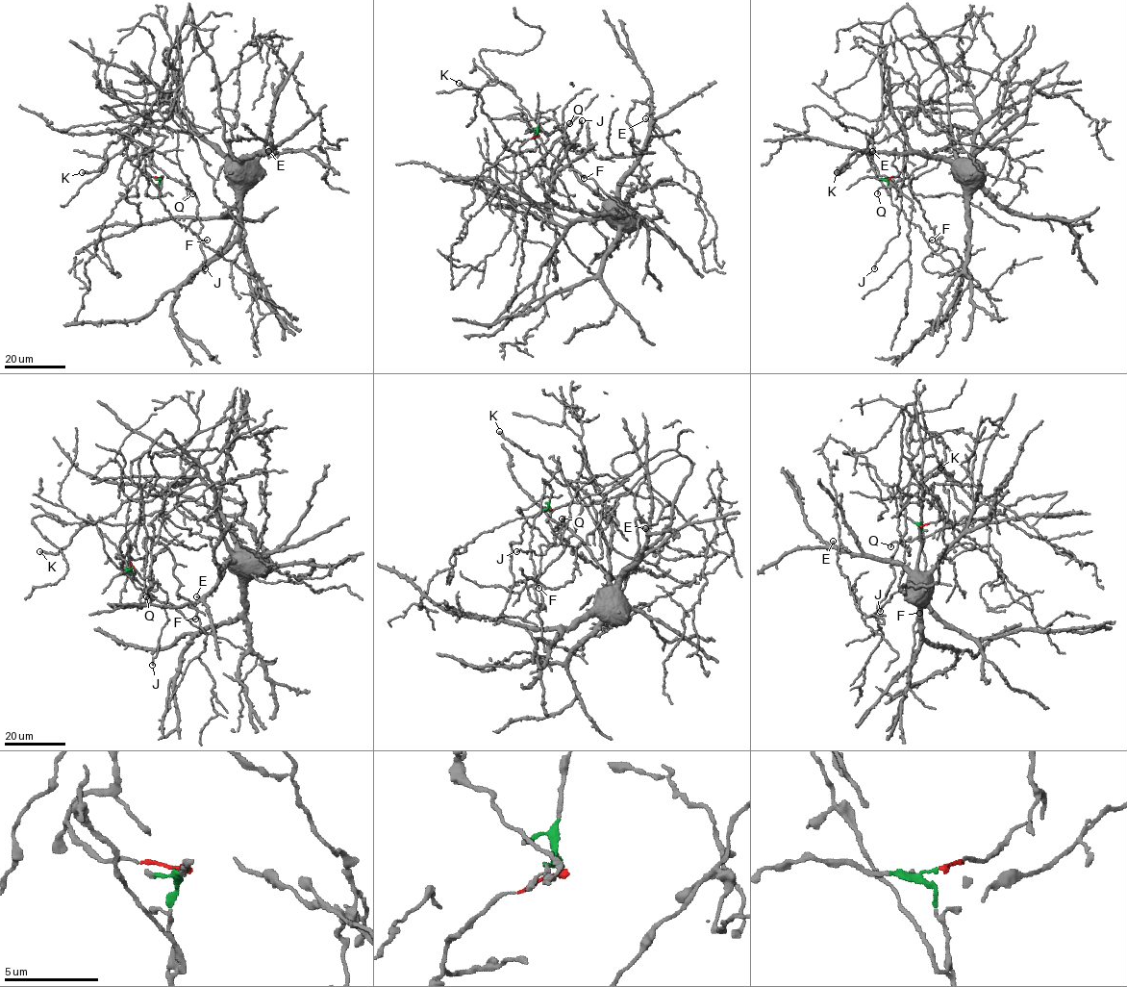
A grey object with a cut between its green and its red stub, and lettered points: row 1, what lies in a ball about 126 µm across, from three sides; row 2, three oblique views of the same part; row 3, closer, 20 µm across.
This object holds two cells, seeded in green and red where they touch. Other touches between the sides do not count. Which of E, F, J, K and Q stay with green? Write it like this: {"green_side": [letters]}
{"green_side": ["F", "J", "Q"]}

